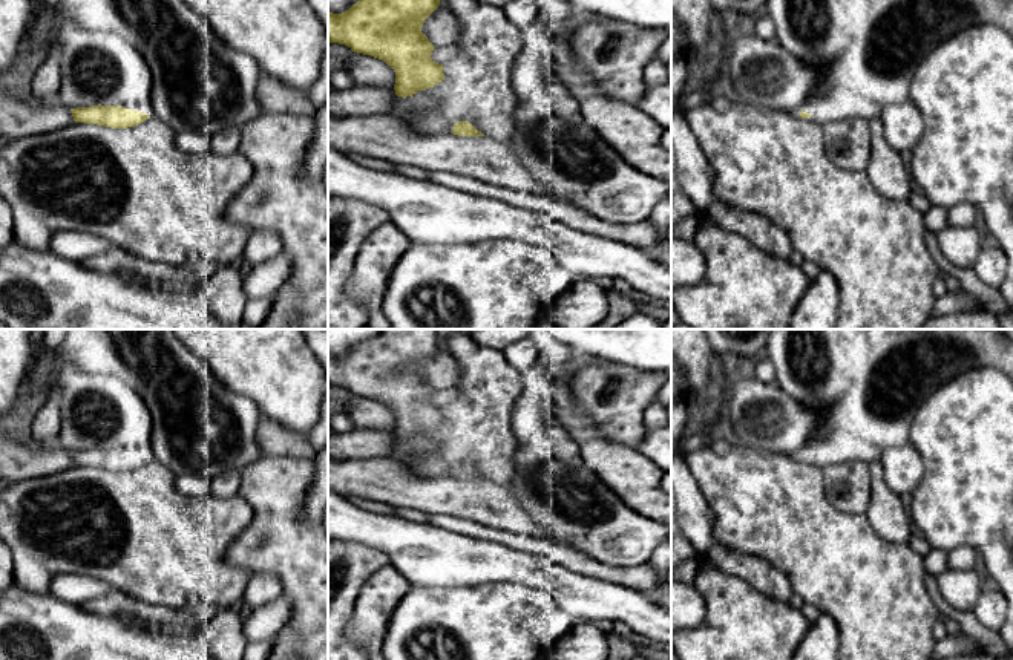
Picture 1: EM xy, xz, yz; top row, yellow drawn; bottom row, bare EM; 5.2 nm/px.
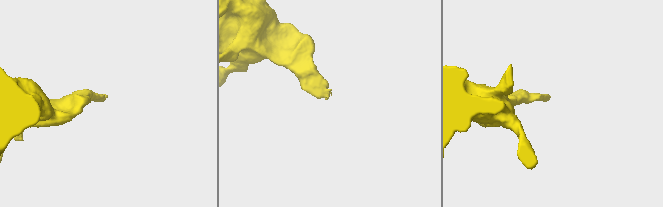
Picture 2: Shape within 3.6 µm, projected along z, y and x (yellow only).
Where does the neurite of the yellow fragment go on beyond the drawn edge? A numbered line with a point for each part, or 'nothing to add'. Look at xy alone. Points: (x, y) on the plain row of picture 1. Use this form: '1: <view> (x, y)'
1: xy (144, 447)

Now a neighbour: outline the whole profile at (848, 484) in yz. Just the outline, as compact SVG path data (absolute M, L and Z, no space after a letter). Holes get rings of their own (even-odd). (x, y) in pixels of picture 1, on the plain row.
M847 461L823 469L828 501L847 515L863 515L870 501L870 470L867 462Z

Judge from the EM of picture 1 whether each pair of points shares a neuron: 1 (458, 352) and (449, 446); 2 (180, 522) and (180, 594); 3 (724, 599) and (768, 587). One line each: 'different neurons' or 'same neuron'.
1: same neuron
2: same neuron
3: different neurons

